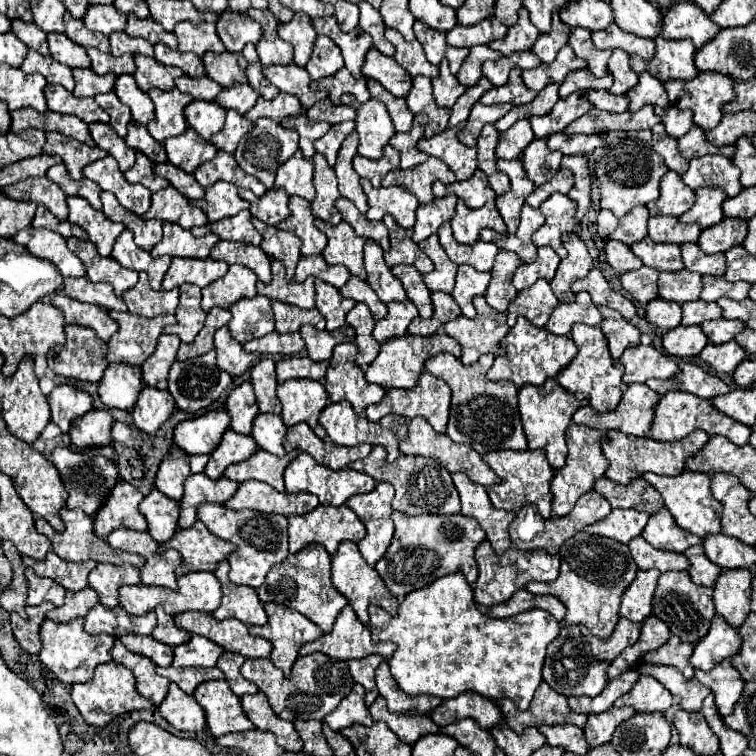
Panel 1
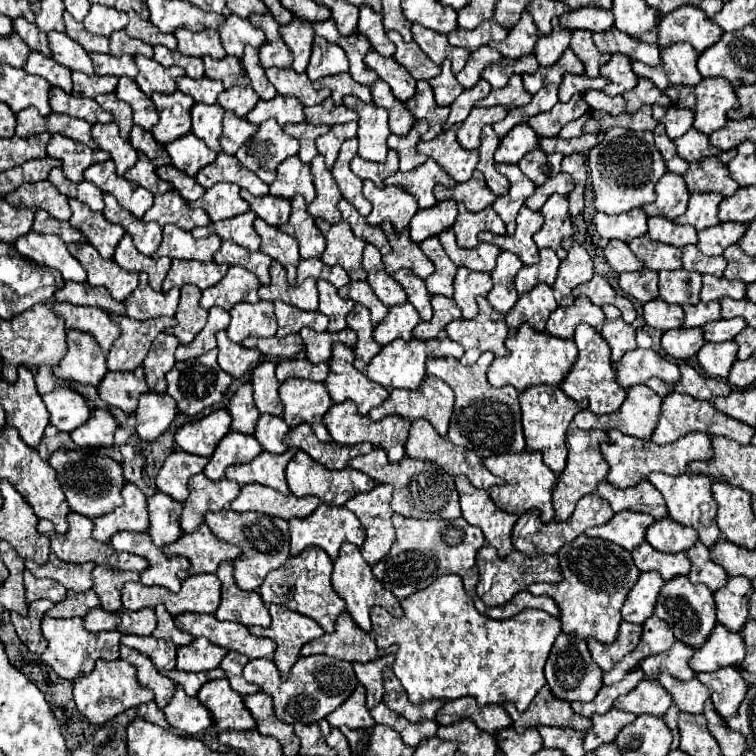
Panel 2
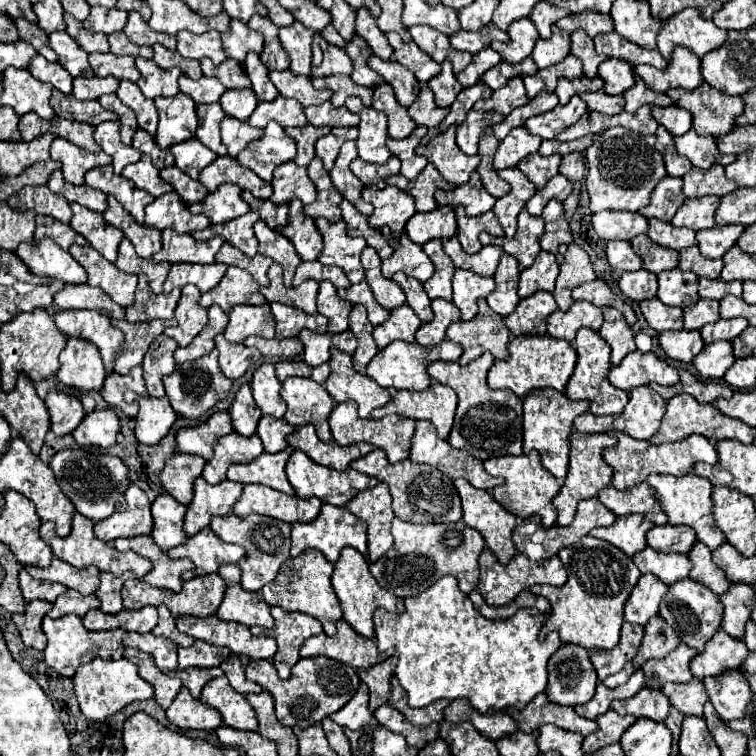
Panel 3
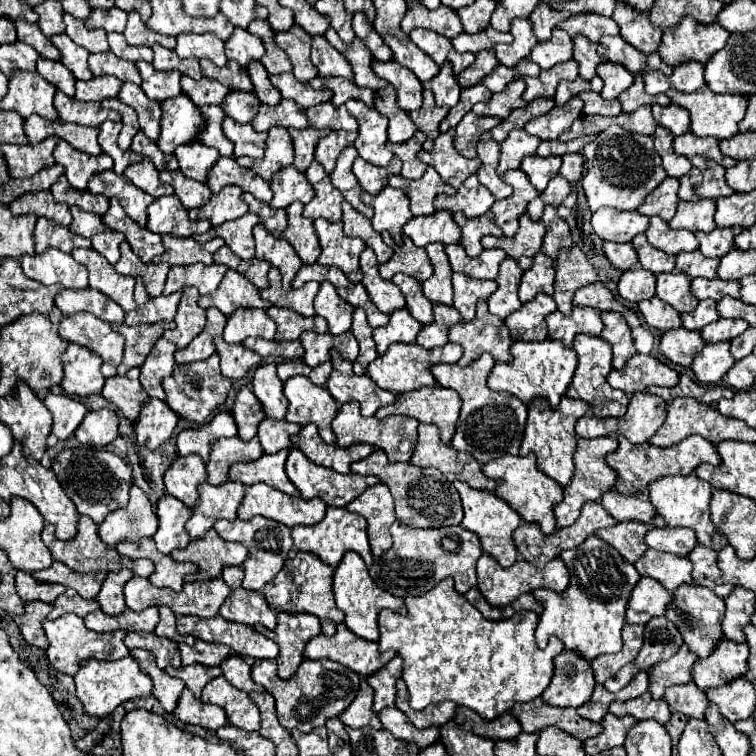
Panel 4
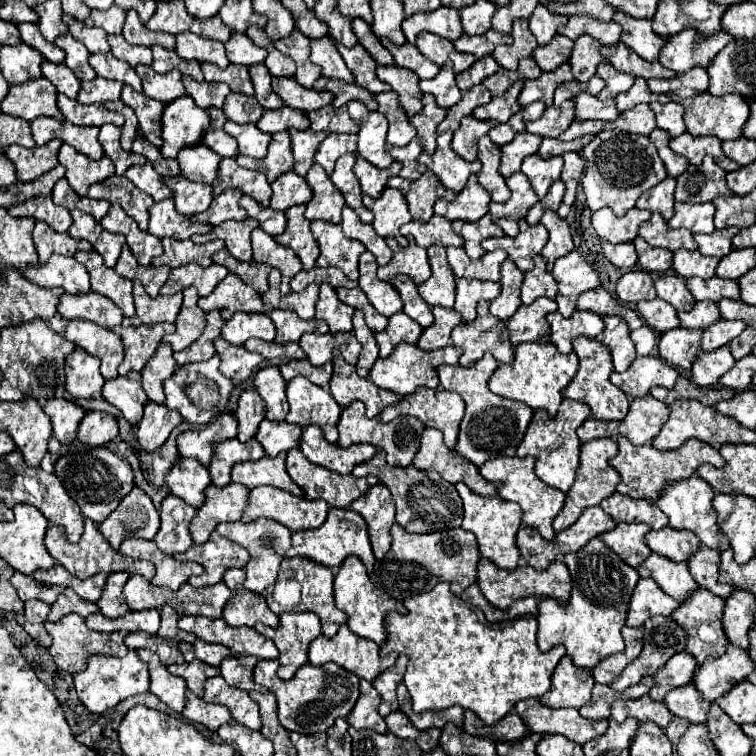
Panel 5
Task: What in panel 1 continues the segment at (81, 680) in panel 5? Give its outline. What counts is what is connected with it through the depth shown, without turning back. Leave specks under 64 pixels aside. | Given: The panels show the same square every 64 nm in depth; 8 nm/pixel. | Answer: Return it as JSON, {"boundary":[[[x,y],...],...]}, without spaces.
{"boundary":[[[116,662],[100,664],[90,682],[74,684],[72,688],[74,688],[72,700],[74,700],[76,708],[80,710],[82,718],[86,720],[86,724],[90,724],[90,726],[100,726],[102,728],[104,724],[112,722],[120,714],[126,714],[126,712],[132,712],[132,710],[142,710],[142,708],[152,708],[150,700],[138,696],[132,672],[128,668],[116,664]]]}

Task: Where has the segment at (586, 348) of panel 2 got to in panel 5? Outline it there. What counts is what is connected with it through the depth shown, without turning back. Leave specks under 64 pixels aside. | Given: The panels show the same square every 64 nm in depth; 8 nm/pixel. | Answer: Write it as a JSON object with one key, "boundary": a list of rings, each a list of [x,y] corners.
{"boundary":[[[586,336],[576,338],[572,346],[580,358],[580,368],[576,376],[572,378],[572,382],[568,384],[568,388],[564,388],[562,396],[588,404],[592,410],[592,416],[598,420],[622,420],[628,412],[630,402],[628,402],[628,396],[610,382],[610,374],[614,372],[610,352],[604,348],[604,344],[600,344],[594,338],[586,338]]]}

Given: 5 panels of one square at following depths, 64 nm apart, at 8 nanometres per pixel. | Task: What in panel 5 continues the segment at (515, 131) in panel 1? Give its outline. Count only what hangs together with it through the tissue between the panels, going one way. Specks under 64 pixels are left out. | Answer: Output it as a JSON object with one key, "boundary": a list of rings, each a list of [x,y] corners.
{"boundary":[[[520,132],[518,136],[514,136],[512,142],[508,142],[506,146],[502,146],[502,164],[500,164],[500,174],[504,178],[508,178],[510,174],[520,170],[520,164],[526,156],[536,154],[538,146],[540,146],[542,138],[534,136],[530,132]]]}

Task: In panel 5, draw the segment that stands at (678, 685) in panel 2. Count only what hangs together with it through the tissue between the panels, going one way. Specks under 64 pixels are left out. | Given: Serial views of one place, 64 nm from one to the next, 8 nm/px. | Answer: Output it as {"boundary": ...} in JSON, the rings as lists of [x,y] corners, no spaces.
{"boundary":[[[686,684],[684,688],[674,688],[672,692],[668,692],[664,702],[674,716],[686,718],[694,724],[704,722],[708,708],[710,708],[710,702],[704,700],[704,696],[700,696],[700,692],[696,692],[694,684]]]}

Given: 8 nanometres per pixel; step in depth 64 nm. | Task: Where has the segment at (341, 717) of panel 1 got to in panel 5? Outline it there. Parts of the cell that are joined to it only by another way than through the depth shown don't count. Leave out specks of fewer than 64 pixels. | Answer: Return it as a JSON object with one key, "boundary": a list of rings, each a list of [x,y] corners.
{"boundary":[[[360,680],[360,696],[356,700],[356,706],[352,708],[352,712],[346,718],[348,724],[356,730],[372,728],[372,730],[384,734],[388,728],[384,724],[384,718],[378,714],[378,704],[380,704],[380,696],[378,696],[376,688],[368,680]]]}

